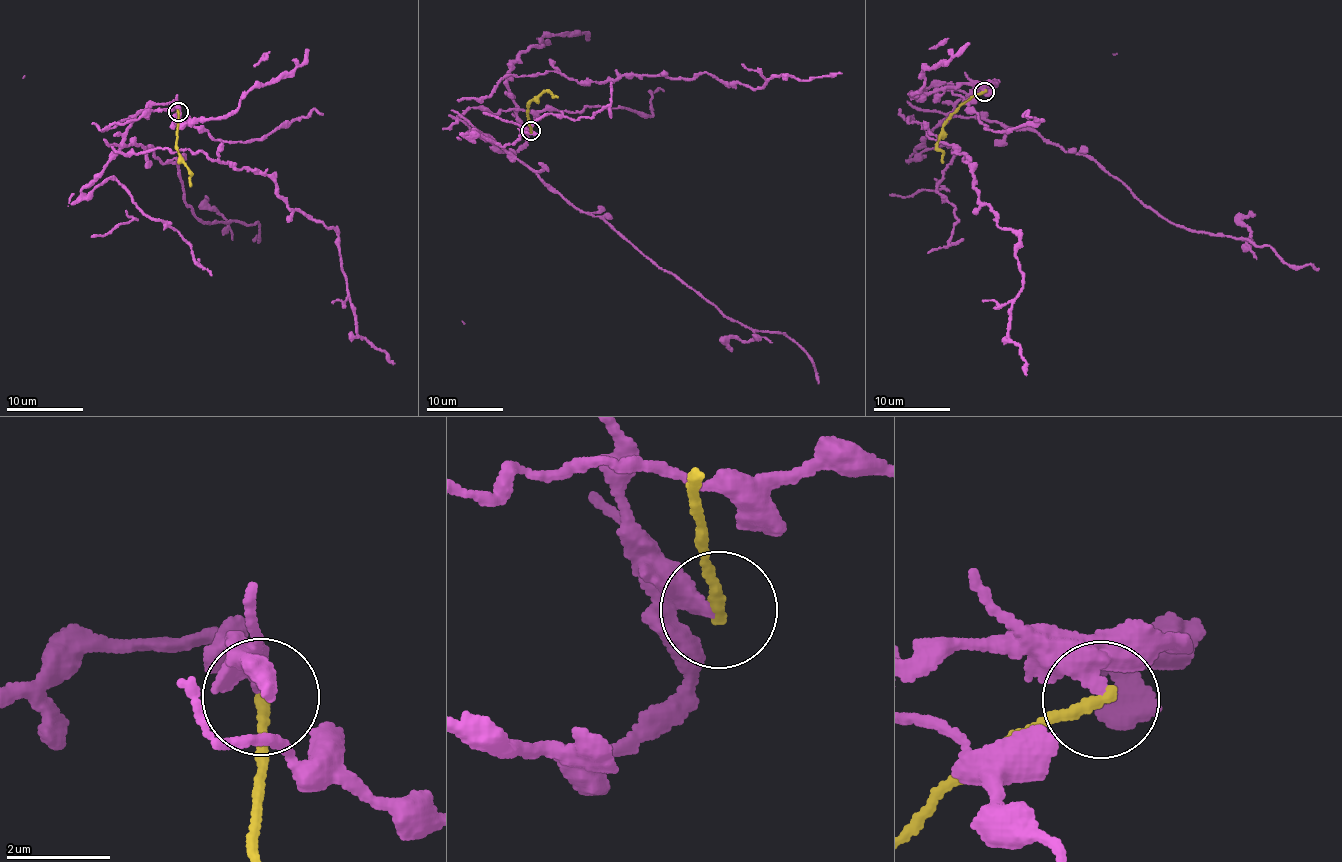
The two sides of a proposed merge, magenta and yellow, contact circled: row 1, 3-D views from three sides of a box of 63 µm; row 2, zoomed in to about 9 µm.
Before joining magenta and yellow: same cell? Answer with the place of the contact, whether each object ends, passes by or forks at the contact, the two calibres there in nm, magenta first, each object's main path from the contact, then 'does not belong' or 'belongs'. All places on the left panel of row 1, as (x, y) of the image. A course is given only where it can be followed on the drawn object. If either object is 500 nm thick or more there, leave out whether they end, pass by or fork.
(178, 111) | magenta ends | yellow ends | 400/220 nm | magenta via (178, 110), (136, 110), (108, 147), (259, 169), (290, 208), (335, 229), (358, 333), (394, 364) | yellow via (178, 112), (177, 145), (181, 161), (189, 171), (189, 186) | does not belong

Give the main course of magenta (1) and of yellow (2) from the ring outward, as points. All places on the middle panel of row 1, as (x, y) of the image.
1: (530, 130), (514, 152), (498, 151), (457, 101), (551, 71), (578, 82), (708, 73), (756, 88), (841, 73)
2: (531, 130), (529, 104), (546, 91), (556, 96)

